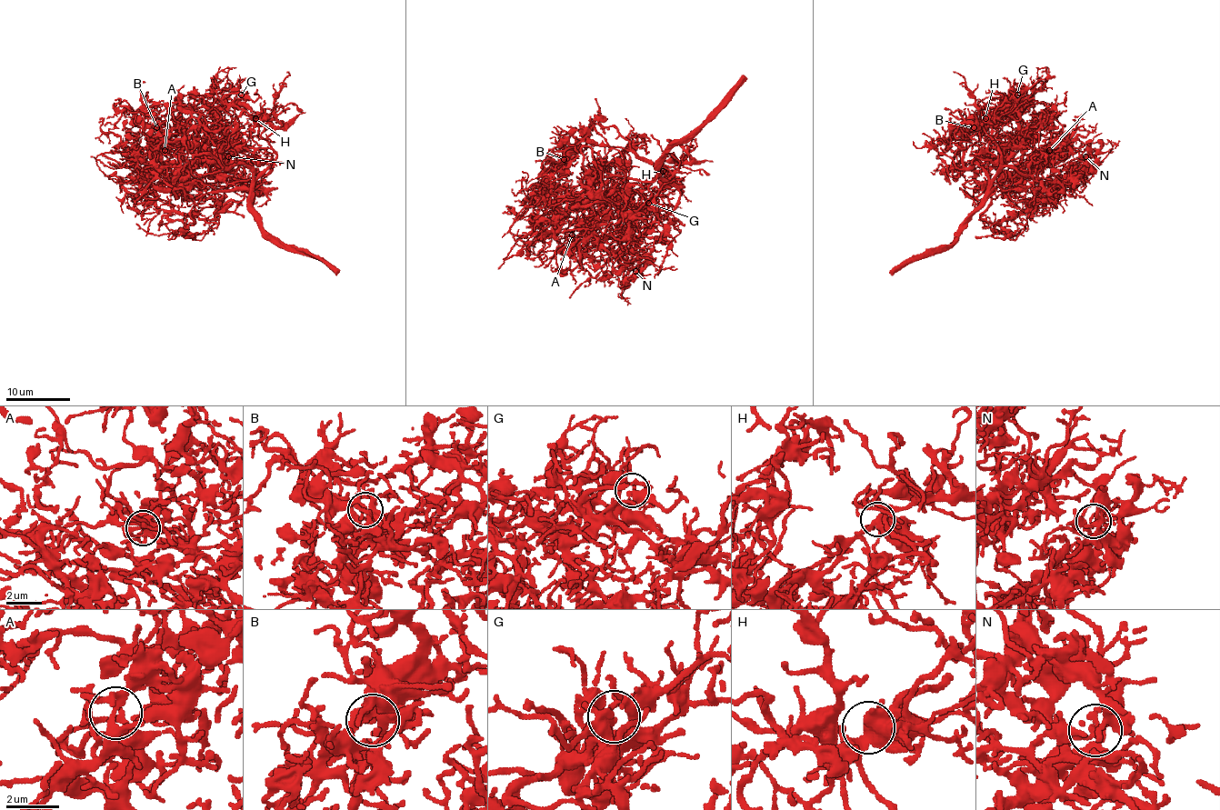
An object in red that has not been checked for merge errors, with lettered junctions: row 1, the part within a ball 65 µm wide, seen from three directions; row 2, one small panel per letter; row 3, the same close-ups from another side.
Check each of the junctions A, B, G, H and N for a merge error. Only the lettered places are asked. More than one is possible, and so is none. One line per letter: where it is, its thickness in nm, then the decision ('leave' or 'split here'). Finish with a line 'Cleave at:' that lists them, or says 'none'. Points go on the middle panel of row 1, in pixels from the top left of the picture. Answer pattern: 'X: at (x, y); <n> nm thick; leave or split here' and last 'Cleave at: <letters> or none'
A: at (572, 234); 220 nm thick; leave
B: at (564, 159); 380 nm thick; leave
G: at (648, 203); 360 nm thick; leave
H: at (663, 171); 440 nm thick; leave
N: at (635, 271); 240 nm thick; leave
Cleave at: none

